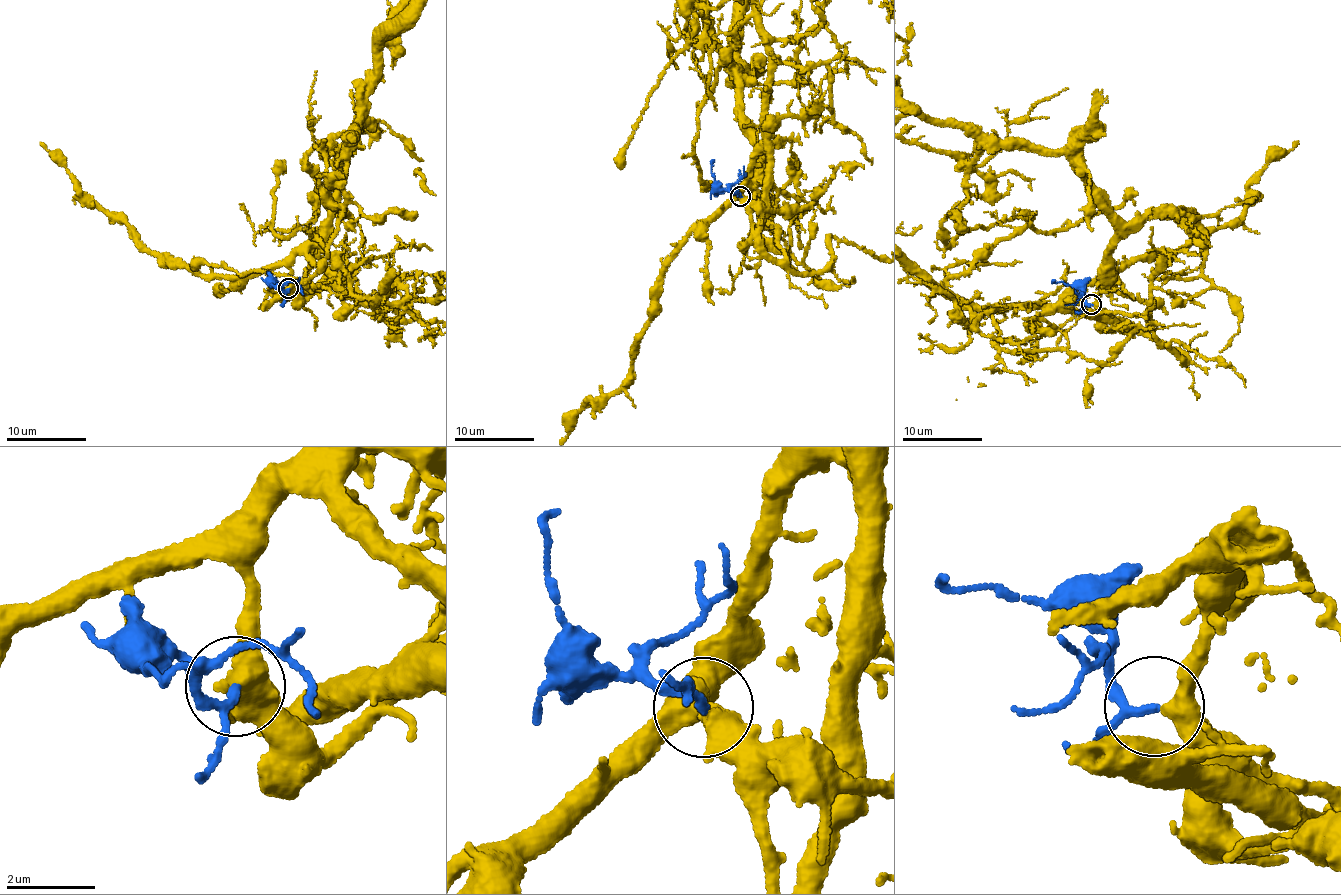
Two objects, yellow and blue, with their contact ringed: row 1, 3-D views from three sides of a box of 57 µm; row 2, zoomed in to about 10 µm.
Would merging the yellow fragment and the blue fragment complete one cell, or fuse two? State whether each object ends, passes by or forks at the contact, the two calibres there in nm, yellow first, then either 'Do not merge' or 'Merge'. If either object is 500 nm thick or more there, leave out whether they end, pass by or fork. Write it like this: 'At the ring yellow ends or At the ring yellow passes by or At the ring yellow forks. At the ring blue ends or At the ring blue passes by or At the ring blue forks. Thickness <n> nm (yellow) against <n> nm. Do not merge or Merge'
At the ring yellow passes by. At the ring blue passes by. Thickness 460 nm (yellow) against 150 nm. Merge

